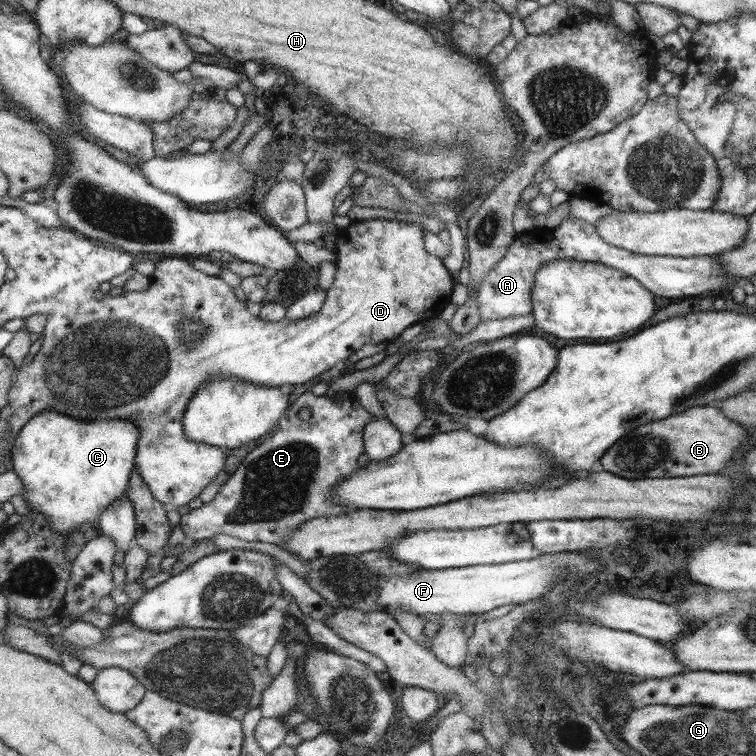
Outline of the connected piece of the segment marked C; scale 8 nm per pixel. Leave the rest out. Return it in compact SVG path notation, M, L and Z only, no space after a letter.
M43 410L25 424L9 448L11 470L23 484L23 500L31 511L45 516L57 534L79 531L81 524L96 520L109 504L126 492L134 468L140 429L129 420L81 421L55 410Z

